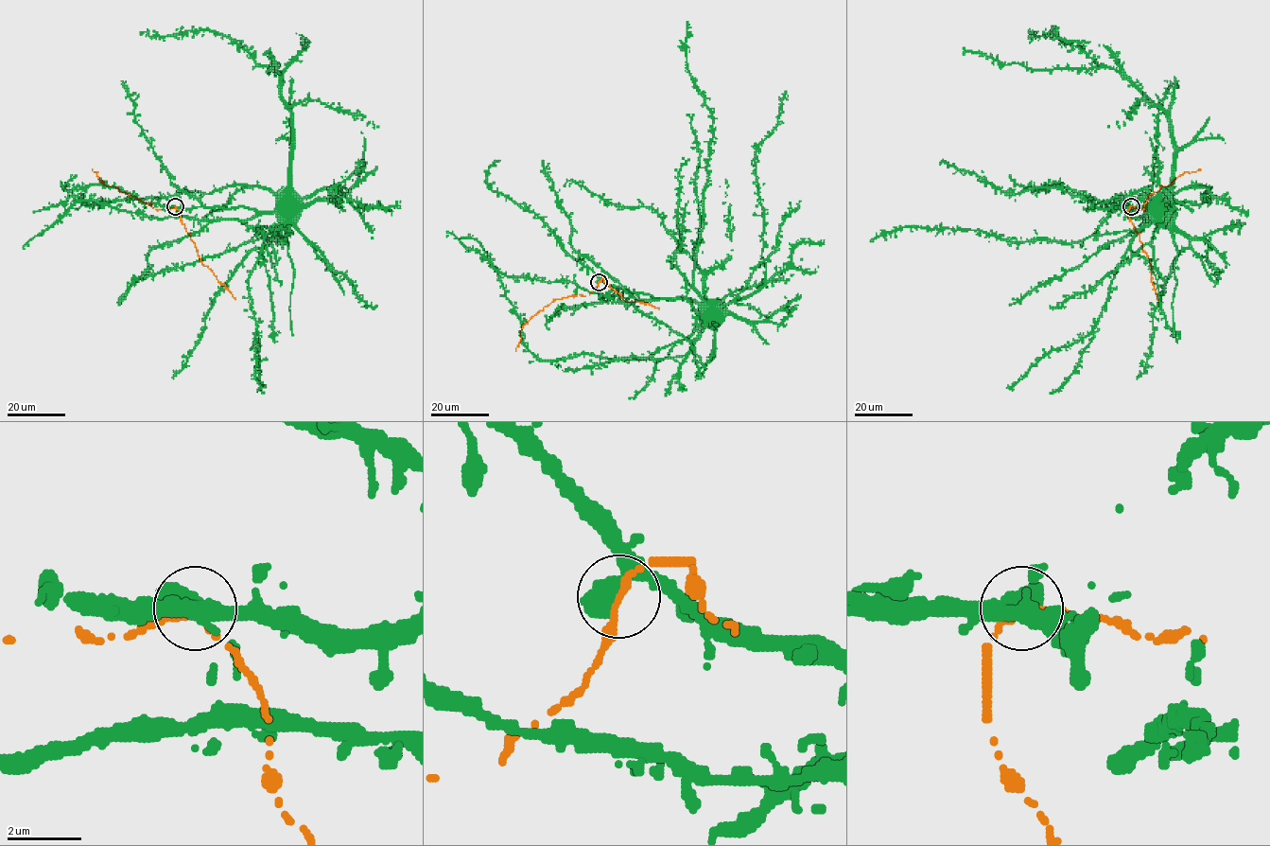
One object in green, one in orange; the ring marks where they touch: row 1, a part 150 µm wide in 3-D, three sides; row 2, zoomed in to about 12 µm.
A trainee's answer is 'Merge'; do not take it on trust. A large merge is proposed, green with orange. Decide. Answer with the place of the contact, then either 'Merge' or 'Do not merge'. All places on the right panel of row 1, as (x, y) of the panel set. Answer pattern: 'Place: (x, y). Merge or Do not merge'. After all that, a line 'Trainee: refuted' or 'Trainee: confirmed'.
Place: (1131, 206). Merge
Trainee: confirmed

